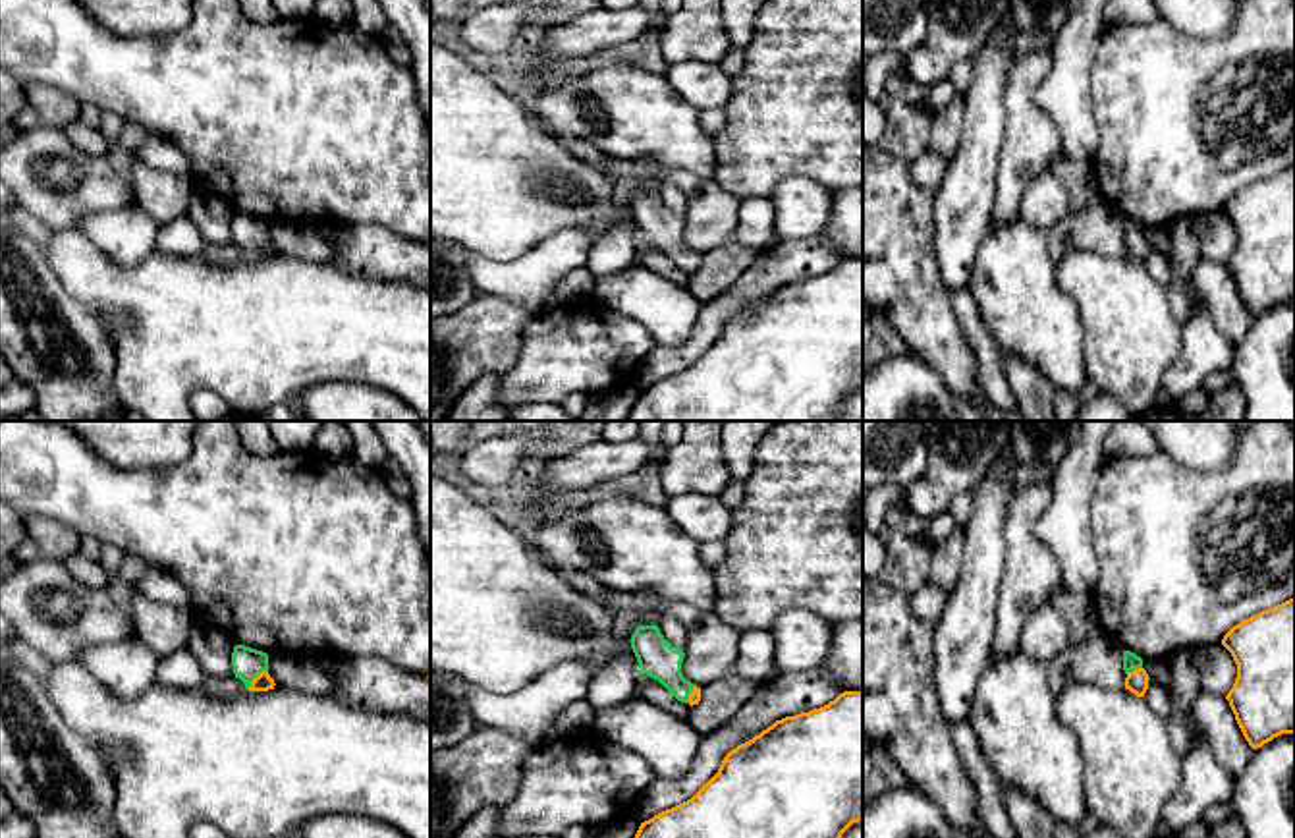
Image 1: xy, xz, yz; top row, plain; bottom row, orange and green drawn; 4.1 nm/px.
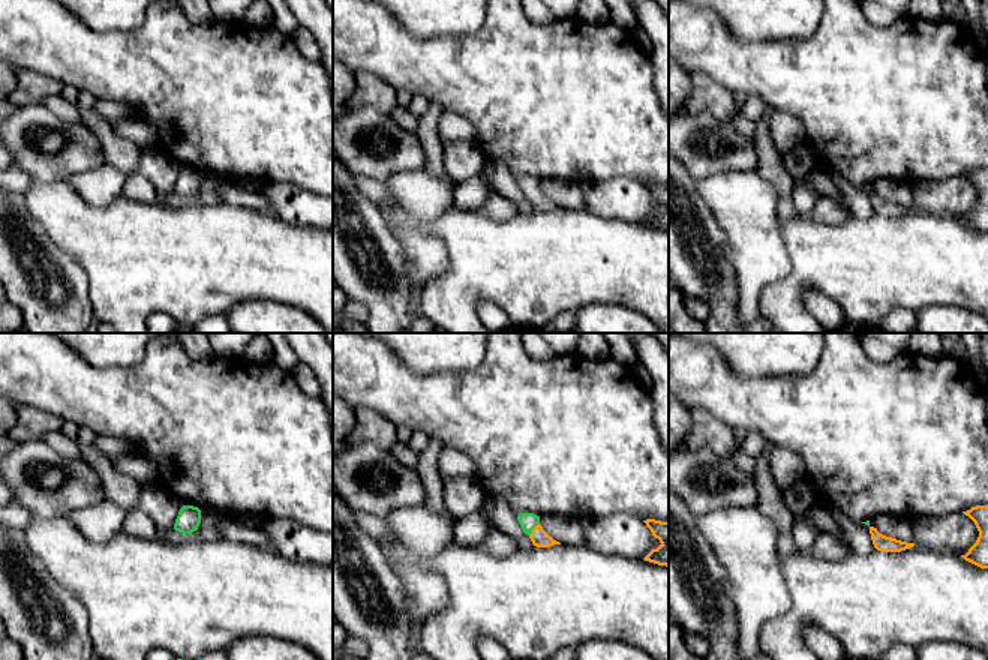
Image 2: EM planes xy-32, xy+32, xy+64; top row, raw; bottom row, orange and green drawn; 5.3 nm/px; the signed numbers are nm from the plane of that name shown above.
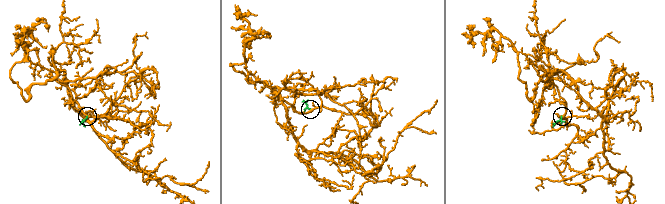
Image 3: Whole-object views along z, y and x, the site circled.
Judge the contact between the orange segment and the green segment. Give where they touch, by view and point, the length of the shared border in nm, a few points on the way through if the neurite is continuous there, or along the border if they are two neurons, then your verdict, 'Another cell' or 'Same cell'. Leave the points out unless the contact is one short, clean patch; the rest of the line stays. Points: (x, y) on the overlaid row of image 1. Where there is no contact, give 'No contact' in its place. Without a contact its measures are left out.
Touches orange at xy (255, 678). Shared border 120 nm. Path across: xy (263, 682), (255, 678), (247, 663). Same cell

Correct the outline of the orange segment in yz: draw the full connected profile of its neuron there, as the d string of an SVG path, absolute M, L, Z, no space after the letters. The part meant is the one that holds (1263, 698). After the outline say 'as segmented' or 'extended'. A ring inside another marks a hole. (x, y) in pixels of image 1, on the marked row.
M1295 599L1233 626L1222 645L1237 664L1226 699L1249 745L1295 734Z; as segmented

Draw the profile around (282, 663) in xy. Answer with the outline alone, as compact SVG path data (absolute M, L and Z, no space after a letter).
M276 653L268 656L268 674L276 685L309 693L334 693L336 682L318 670L318 660Z

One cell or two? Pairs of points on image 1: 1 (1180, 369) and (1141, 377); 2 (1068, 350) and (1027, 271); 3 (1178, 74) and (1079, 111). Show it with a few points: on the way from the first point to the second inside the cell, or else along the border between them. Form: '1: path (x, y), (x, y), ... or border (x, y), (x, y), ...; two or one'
1: border (1182, 333), (1182, 350), (1166, 369), (1158, 389); two
2: path (1048, 331), (1027, 309), (1027, 290); one
3: border (1089, 87), (1099, 128); two

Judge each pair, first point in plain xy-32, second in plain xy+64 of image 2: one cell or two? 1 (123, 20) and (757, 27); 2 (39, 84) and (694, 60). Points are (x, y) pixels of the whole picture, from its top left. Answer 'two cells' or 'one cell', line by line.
1: one cell
2: two cells

